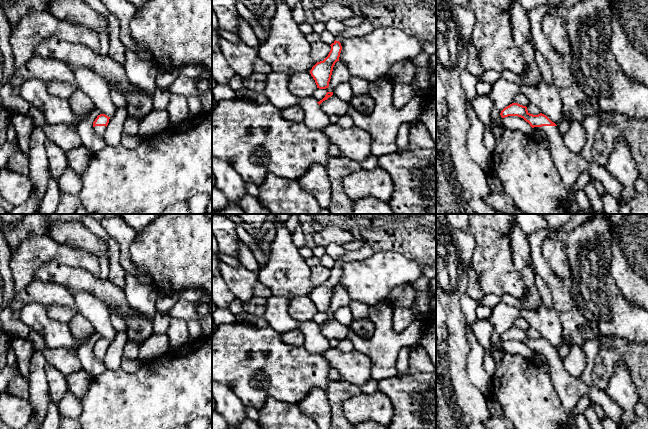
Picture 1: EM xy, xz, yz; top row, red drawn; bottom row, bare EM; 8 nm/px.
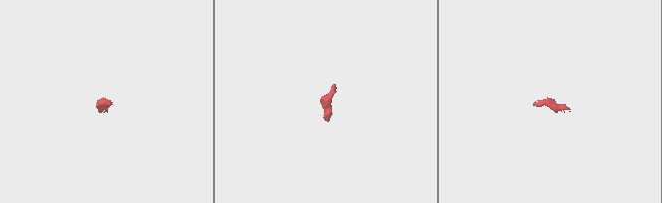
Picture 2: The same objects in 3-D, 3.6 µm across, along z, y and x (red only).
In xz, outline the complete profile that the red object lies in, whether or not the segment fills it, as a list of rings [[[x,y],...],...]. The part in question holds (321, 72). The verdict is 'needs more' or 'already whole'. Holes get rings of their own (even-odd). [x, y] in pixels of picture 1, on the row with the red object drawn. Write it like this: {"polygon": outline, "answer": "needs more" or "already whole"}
{"polygon": [[[365,20],[358,26],[346,27],[340,35],[335,37],[335,41],[330,45],[331,50],[328,56],[323,61],[317,62],[310,70],[310,74],[315,80],[317,88],[326,89],[329,87],[333,67],[335,63],[339,61],[342,51],[342,42],[347,38],[355,38],[370,34],[374,29],[375,27],[373,24]]], "answer": "needs more"}

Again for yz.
{"polygon": [[[512,103],[505,107],[501,113],[502,118],[508,116],[518,116],[530,124],[532,128],[542,131],[549,142],[549,150],[553,161],[558,168],[559,174],[564,182],[568,193],[568,214],[579,212],[576,198],[572,192],[572,186],[578,176],[584,172],[590,174],[593,180],[601,183],[605,190],[614,198],[622,198],[623,186],[601,165],[593,161],[587,161],[581,153],[570,151],[559,132],[559,127],[552,122],[546,115],[530,114],[526,106]]], "answer": "needs more"}

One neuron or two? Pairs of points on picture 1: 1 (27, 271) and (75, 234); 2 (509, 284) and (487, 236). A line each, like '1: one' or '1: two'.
1: two
2: one

